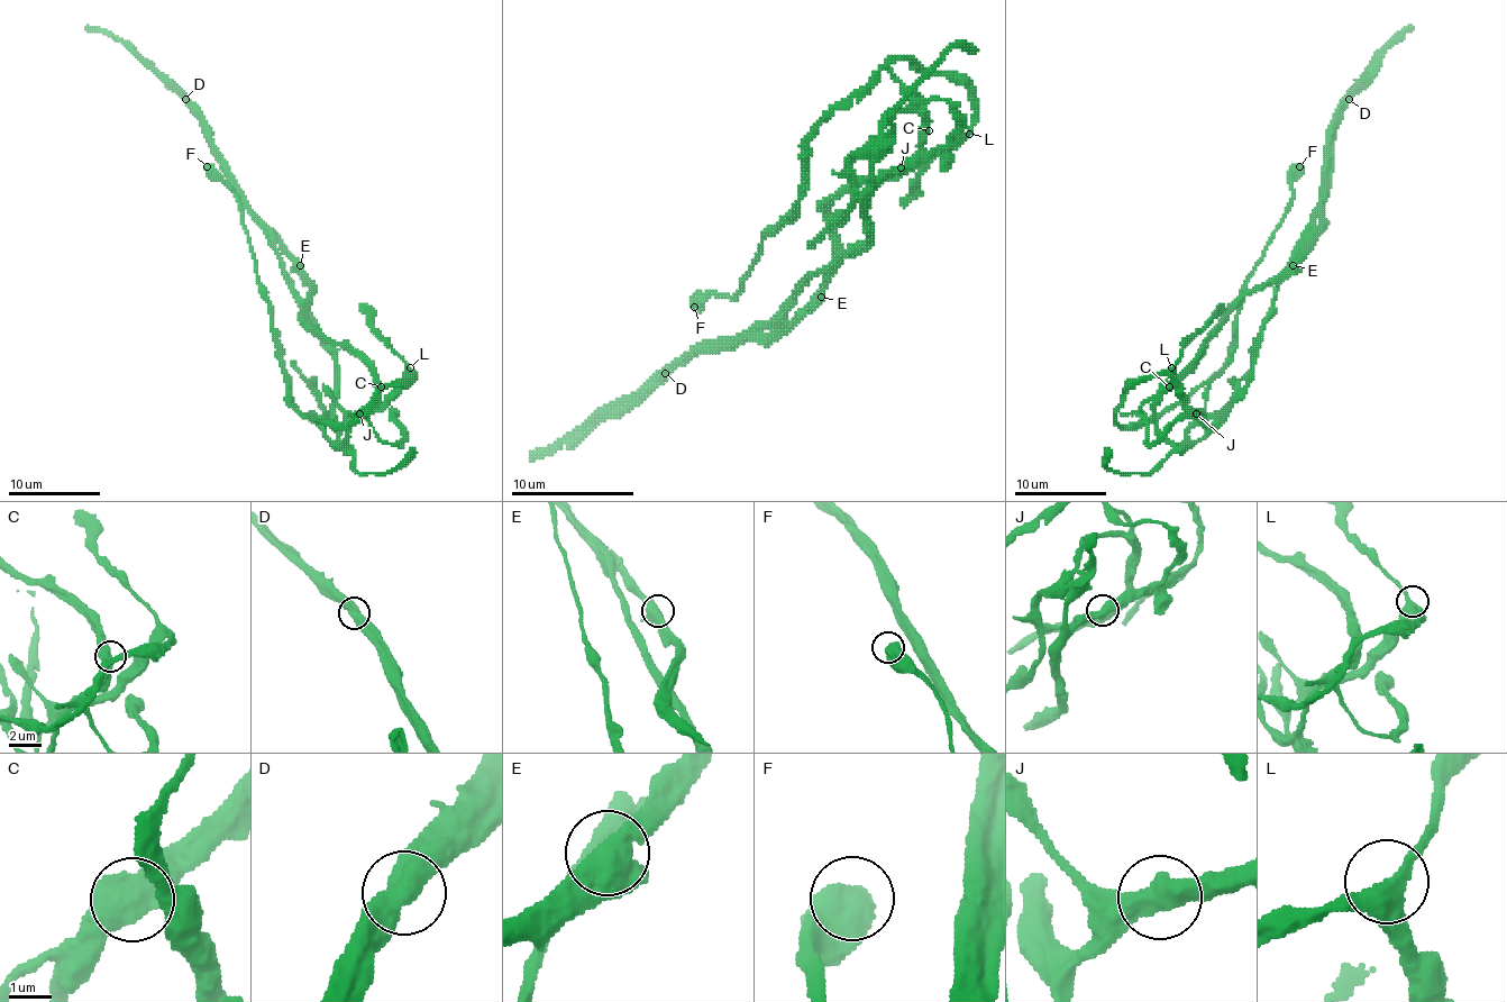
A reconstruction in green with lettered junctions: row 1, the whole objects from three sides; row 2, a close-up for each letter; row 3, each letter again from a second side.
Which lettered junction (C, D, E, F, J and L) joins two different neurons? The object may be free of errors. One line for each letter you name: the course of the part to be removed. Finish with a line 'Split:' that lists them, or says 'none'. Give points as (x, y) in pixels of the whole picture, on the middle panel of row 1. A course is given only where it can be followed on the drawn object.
D: (666, 374), (814, 300), (830, 205), (916, 158), (916, 111), (855, 155), (851, 208), (809, 247)
Split: D

